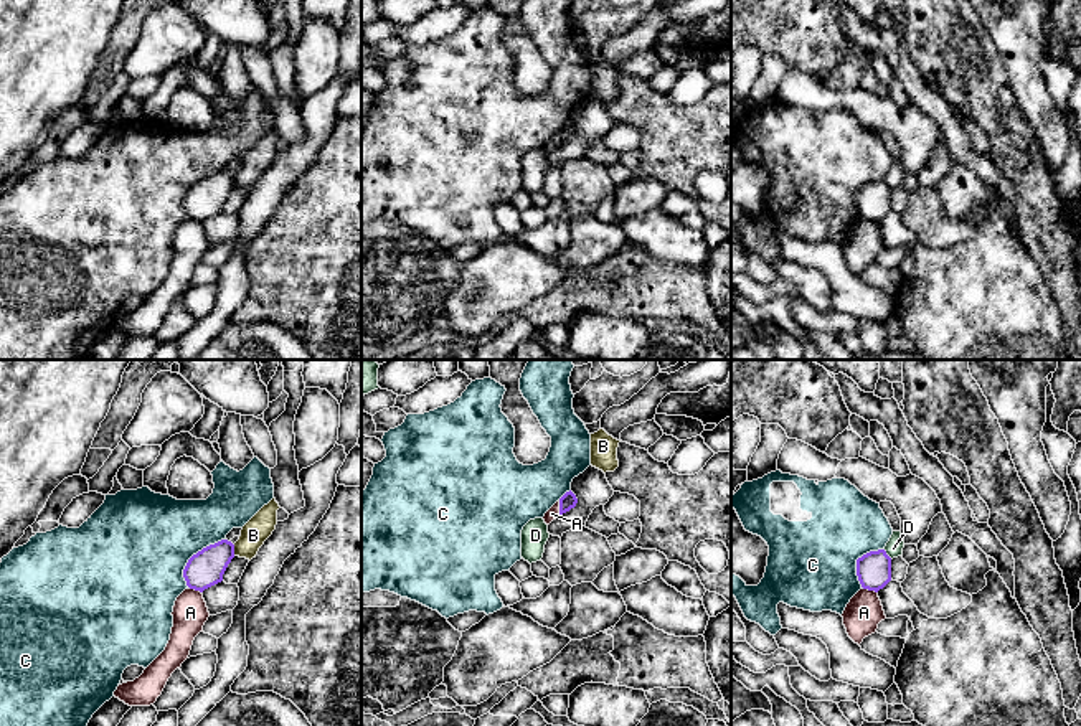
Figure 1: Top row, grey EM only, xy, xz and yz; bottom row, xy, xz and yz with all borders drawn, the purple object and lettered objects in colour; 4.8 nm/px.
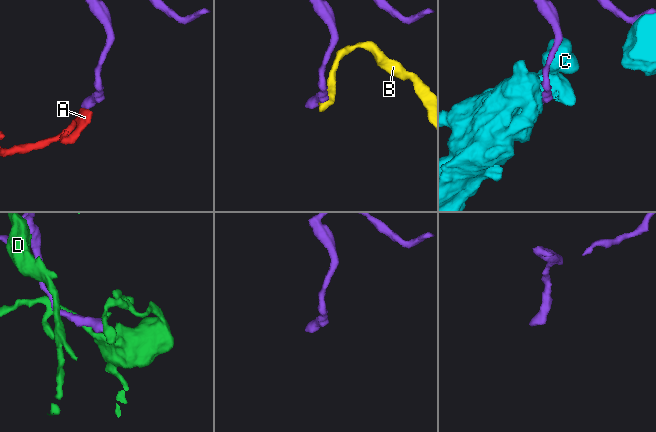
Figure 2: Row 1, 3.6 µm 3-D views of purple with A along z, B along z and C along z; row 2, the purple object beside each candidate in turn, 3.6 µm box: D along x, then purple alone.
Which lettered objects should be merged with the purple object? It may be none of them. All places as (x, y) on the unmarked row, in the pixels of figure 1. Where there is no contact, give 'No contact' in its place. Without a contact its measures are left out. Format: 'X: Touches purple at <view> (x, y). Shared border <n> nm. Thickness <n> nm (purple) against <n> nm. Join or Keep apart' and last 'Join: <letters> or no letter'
A: Touches purple at xz (560, 139). Shared border 80 nm. Thickness 80 nm (purple) against 60 nm. Keep apart
B: Touches purple at xy (233, 180). Shared border 60 nm. Thickness 180 nm (purple) against 130 nm. Keep apart
C: Touches purple at xy (193, 185). Shared border 300 nm. Thickness 180 nm (purple) against 460 nm. Keep apart
D: Touches purple at yz (887, 185). Shared border 60 nm. Thickness 170 nm (purple) against 90 nm. Keep apart
Join: no letter

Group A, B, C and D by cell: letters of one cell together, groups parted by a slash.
A D / B / C

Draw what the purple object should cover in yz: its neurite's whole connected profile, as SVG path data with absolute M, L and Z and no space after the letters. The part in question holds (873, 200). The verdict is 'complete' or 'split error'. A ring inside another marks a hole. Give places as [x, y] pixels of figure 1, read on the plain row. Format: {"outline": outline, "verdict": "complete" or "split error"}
{"outline": "M885 180L863 185L857 190L857 206L863 219L878 223L891 211L891 188Z", "verdict": "complete"}

